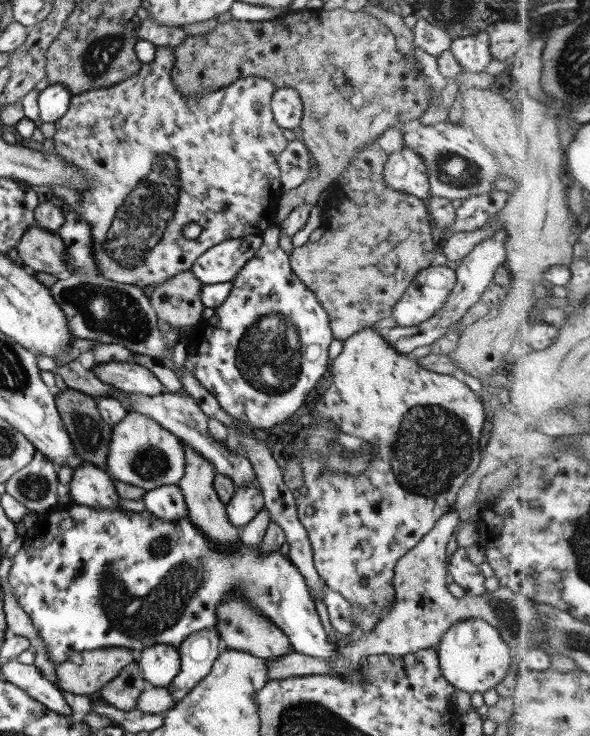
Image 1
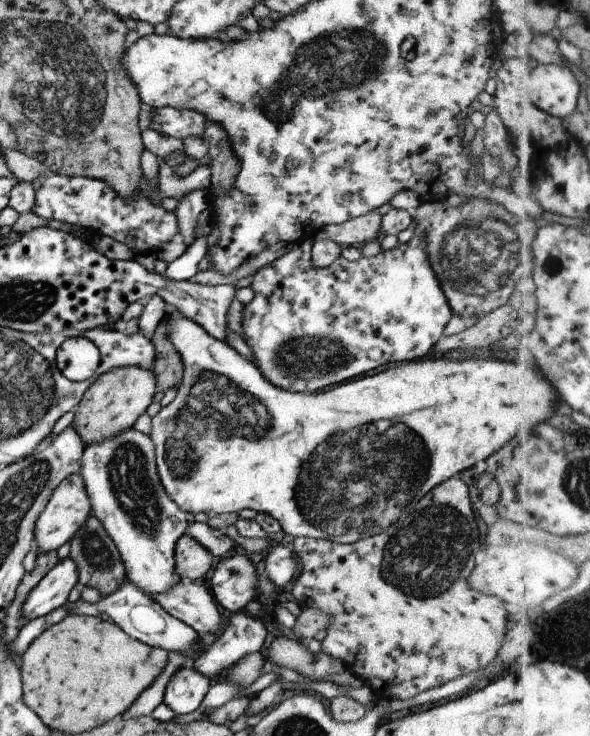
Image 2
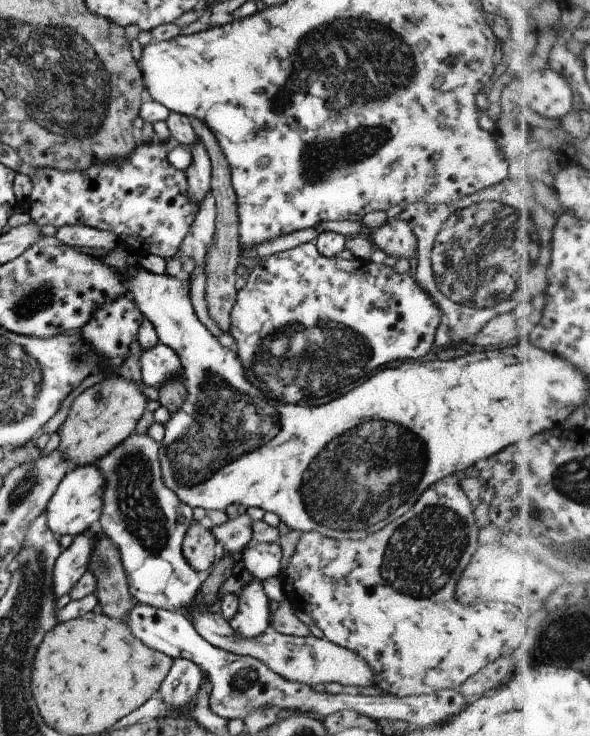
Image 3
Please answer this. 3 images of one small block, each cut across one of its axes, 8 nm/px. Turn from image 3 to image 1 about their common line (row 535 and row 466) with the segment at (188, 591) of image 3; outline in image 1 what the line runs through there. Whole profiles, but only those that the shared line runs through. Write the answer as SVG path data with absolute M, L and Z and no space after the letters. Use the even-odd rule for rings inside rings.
M128 411L119 423L112 426L111 438L103 469L113 479L150 491L162 485L177 485L184 476L187 459L182 441L156 420Z

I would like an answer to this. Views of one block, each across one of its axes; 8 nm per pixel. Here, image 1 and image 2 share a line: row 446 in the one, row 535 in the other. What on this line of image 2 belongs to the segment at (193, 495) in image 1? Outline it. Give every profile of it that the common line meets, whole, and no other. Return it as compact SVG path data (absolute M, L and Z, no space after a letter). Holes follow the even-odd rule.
M184 533L176 543L175 546L175 557L176 557L176 572L178 578L182 580L190 580L199 582L202 581L208 570L212 570L214 567L215 558L212 554L206 550L198 541L190 537L188 533Z

